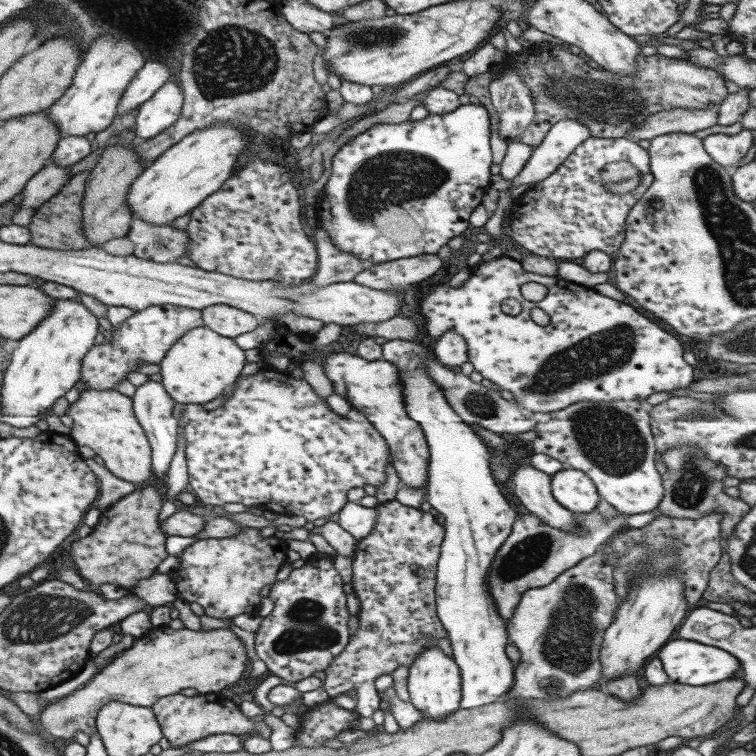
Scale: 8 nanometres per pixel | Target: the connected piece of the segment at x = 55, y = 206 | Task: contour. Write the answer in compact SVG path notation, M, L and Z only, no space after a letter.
M86 171L73 176L58 193L52 196L53 198L50 198L38 208L38 211L34 212L30 224L27 226L30 236L32 236L30 243L38 247L56 250L80 250L93 246L88 242L88 238L84 236L84 230L82 230L81 201L84 197L88 175L89 171Z

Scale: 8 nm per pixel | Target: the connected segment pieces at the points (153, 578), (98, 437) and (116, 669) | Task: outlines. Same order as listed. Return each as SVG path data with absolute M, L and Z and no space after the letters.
M158 571L146 578L142 577L130 591L153 607L177 599L176 583L170 574Z
M80 388L80 399L70 404L66 411L74 421L70 438L79 447L89 446L104 461L104 467L116 478L146 486L153 482L151 470L151 446L142 426L133 412L133 402L128 396L114 390Z
M186 627L174 630L171 628L156 629L143 638L136 639L126 650L107 662L102 670L97 673L90 682L82 688L74 691L60 701L46 705L38 713L40 724L46 730L49 737L66 741L75 740L76 732L84 732L88 736L96 734L96 717L98 711L104 704L112 700L120 700L132 706L151 707L159 698L178 694L184 688L196 688L199 694L208 694L221 691L229 687L242 677L250 665L247 656L247 649L244 643L232 632L231 629L224 630L191 630Z

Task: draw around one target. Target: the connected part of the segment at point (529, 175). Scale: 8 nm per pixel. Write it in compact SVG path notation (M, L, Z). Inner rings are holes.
M576 120L557 122L532 151L531 157L518 176L512 178L512 185L531 186L548 178L588 137L590 130Z

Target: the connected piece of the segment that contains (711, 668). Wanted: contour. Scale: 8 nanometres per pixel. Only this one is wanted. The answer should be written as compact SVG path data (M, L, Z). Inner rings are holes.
M674 639L668 641L657 652L656 657L662 661L663 670L669 675L670 680L687 685L689 688L706 686L743 675L742 663L737 656L722 648L695 640Z

